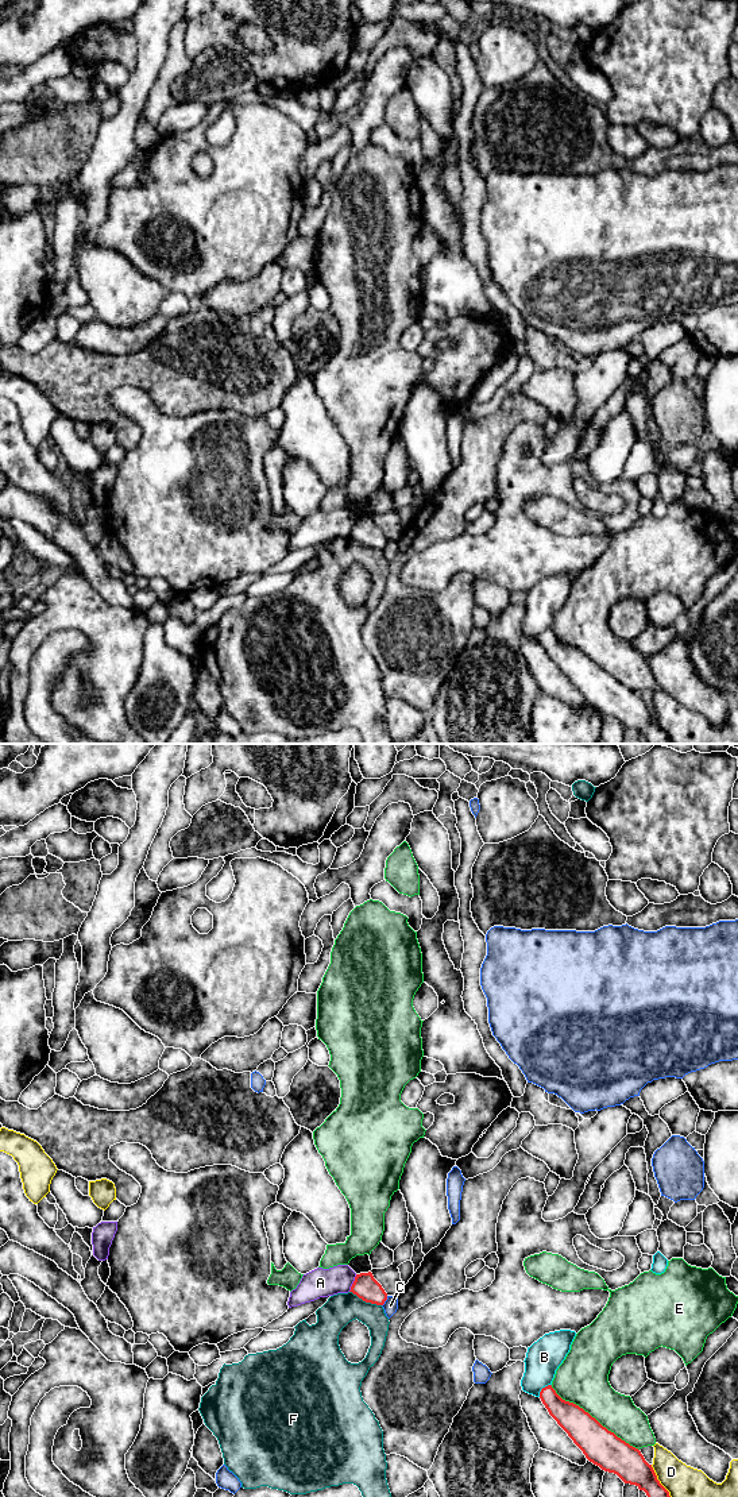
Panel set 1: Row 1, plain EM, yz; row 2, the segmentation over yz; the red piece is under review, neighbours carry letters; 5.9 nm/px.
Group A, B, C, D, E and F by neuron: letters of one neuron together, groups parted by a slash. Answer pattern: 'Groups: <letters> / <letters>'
Groups: A / B / C / D / E / F

